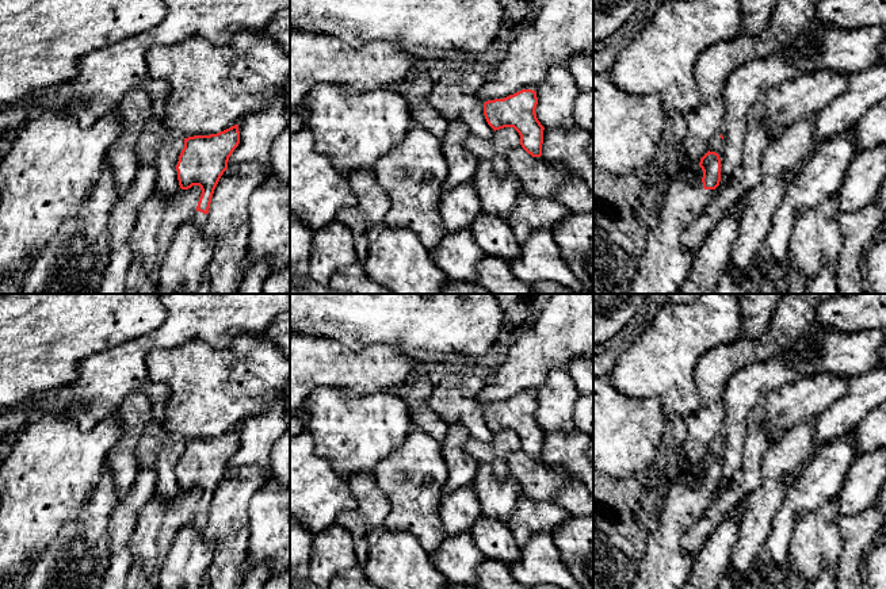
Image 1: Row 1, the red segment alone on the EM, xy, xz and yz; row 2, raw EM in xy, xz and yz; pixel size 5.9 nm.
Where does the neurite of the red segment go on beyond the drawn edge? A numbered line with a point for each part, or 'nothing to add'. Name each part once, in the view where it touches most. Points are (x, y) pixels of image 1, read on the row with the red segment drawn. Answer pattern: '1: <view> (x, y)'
1: yz (664, 264)

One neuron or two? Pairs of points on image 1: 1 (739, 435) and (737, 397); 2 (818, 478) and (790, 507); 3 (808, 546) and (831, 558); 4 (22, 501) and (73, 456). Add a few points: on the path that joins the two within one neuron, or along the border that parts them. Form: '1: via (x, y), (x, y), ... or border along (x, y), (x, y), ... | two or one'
1: via (737, 425), (737, 406) | one
2: via (812, 485), (797, 500) | one
3: via (813, 546), (818, 546), (825, 553) | one
4: via (34, 496), (61, 469) | one

